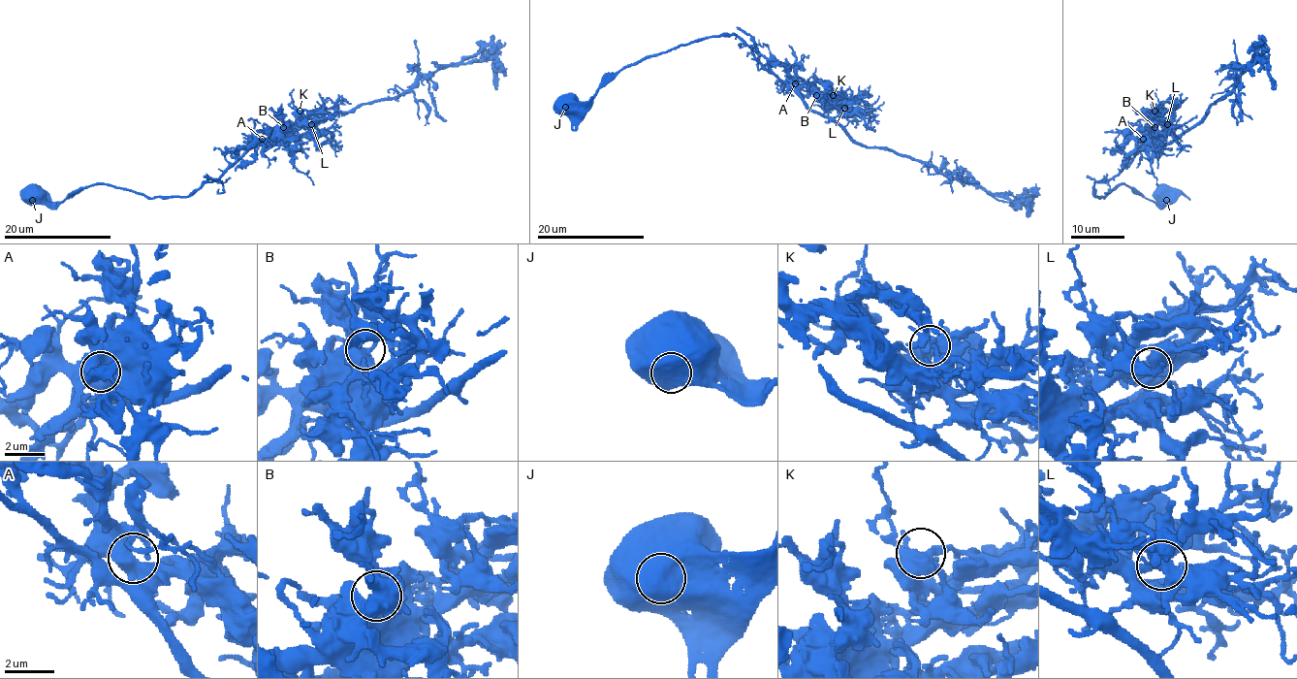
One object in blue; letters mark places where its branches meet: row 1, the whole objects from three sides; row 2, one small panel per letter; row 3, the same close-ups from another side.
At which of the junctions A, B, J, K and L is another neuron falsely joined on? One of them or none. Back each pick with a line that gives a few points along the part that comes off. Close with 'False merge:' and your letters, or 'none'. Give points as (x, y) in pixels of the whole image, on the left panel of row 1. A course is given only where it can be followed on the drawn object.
False merge: none

